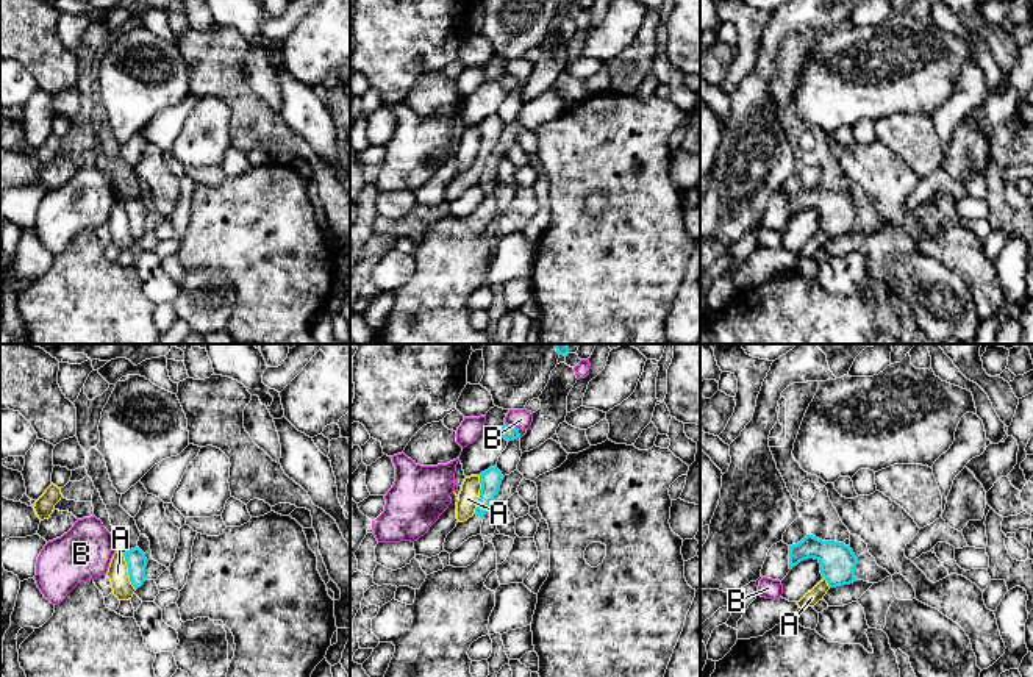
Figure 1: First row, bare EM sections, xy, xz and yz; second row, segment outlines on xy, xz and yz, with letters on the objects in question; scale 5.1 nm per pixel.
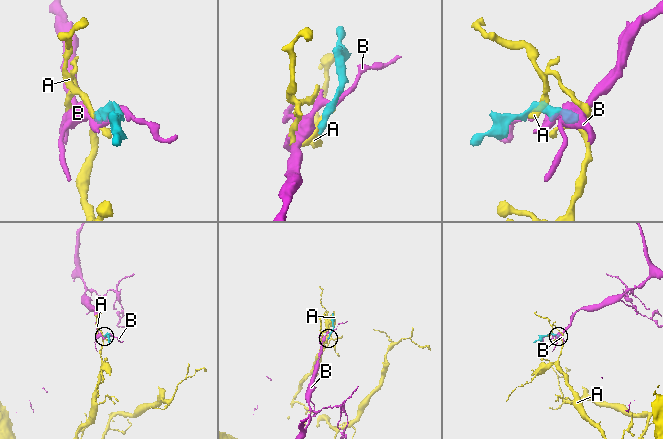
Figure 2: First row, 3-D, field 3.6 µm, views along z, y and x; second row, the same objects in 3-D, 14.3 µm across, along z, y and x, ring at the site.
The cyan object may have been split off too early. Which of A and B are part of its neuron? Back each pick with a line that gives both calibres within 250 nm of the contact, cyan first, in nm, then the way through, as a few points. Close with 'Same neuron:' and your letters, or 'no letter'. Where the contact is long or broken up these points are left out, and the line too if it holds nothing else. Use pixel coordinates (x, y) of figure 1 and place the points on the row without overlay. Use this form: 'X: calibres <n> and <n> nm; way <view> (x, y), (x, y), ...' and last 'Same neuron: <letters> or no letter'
Same neuron: no letter

